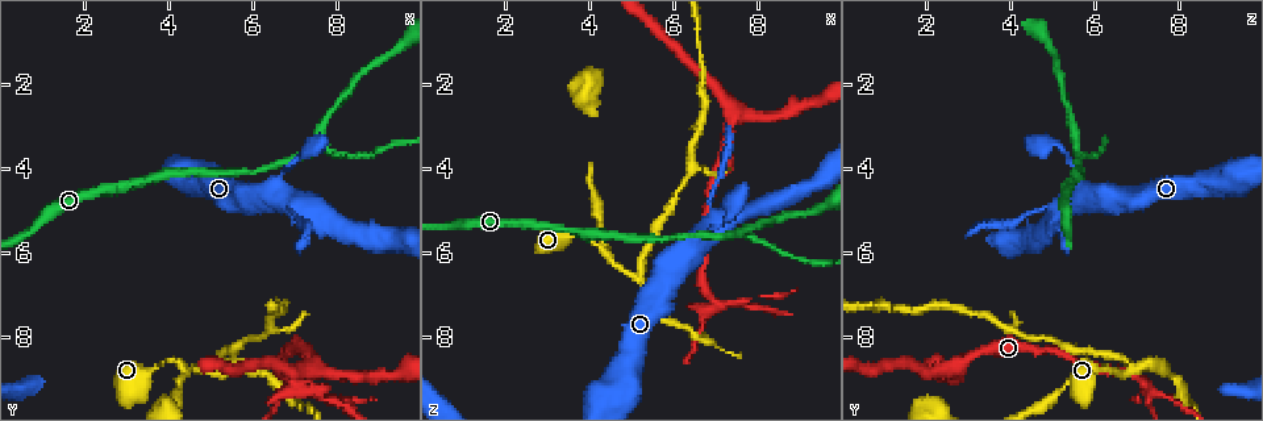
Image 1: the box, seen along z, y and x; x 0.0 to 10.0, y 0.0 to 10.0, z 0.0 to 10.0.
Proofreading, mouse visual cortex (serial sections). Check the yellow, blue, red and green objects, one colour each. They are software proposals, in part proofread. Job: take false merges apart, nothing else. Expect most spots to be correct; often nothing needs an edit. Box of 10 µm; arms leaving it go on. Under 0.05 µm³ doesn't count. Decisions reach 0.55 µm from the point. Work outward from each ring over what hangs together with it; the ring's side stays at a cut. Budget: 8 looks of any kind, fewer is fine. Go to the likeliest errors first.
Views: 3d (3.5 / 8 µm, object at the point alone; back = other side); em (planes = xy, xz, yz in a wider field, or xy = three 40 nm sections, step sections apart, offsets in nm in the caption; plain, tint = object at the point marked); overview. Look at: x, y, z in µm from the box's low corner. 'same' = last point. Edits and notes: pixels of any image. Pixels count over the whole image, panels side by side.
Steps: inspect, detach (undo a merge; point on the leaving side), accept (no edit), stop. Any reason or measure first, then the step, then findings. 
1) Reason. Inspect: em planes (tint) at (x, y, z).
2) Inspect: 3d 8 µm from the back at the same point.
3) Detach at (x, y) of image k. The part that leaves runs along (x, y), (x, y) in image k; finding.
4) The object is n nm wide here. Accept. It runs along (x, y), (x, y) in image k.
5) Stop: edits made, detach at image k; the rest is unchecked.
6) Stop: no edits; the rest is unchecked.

A fork. Inspect: 3d 8 µm at (7.35, 3.70, 5.60).

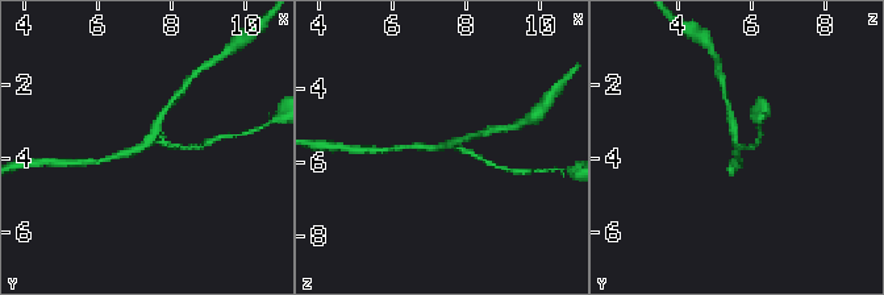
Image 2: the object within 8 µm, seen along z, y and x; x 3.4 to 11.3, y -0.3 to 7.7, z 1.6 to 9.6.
3 arms meet here; the arms are 150, 200, 250 nm wide; shape alone is not enough. Inspect: em planes (tint) at the same point.

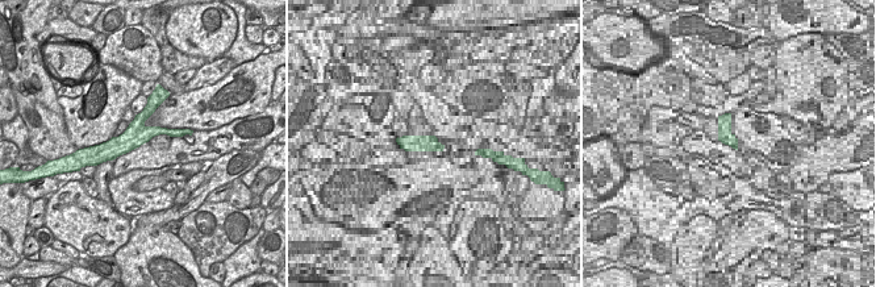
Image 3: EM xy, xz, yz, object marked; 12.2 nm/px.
Accept. It runs along (179, 132), (137, 133), (99, 152) in image 3; all the same cell.

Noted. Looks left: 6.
Three arms meet. Inspect: 3d 3.5 µm from the back at (7.05, 9.25, 7.30).

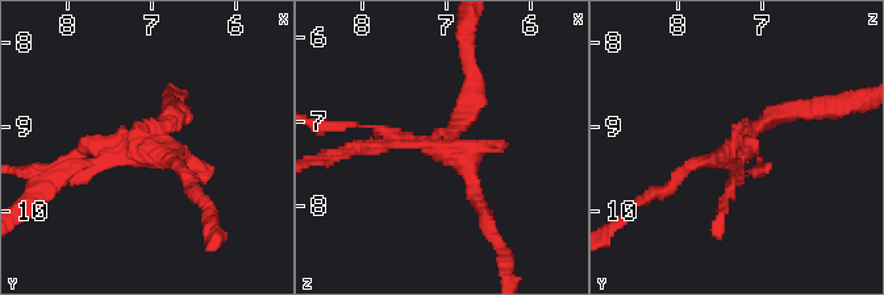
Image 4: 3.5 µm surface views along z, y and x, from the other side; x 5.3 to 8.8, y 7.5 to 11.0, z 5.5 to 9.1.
Need the tissue. Inspect: em xy step 3 (tint) at (7.05, 9.25, 7.25).

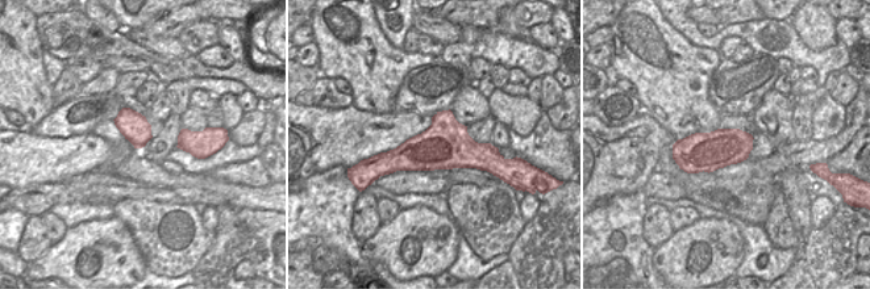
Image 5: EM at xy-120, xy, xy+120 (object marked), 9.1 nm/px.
Detach at (387, 137) of image 4. The part that leaves runs along (443, 140), (330, 154) in image 4; two cells meet here.

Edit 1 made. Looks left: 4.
Sudden change in width. Inspect: 3d 8 µm at (4.30, 8.70, 6.05).

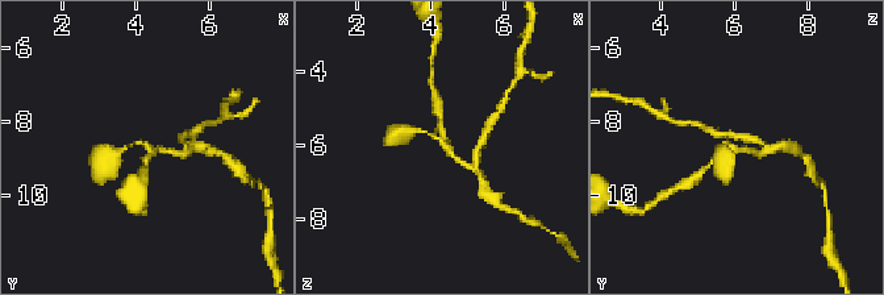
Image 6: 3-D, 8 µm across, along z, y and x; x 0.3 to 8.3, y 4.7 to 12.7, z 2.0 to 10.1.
Inspect: 3d 3.5 µm at the same point.

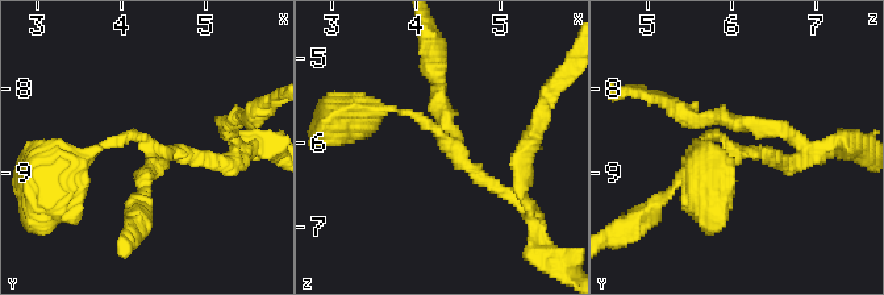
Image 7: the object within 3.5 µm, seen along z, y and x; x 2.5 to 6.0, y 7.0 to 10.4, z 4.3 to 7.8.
3 arms meet here; the arms are 100, 150, 200 nm wide; shape alone is not enough. Inspect: em xy step 5 (tint) at (4.30, 8.70, 5.95).

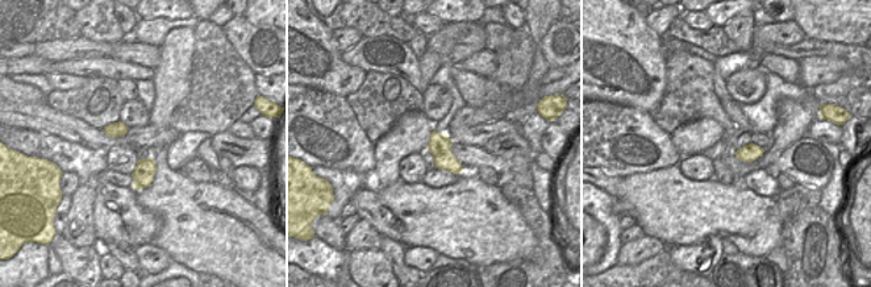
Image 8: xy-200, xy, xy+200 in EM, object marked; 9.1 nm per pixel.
The object is 220 nm wide here. Accept. It runs along (82, 160), (115, 136), (215, 160) in image 7; one cell here.

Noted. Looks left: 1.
Stop: edits made, detach at image 4; the rest is unchecked.

